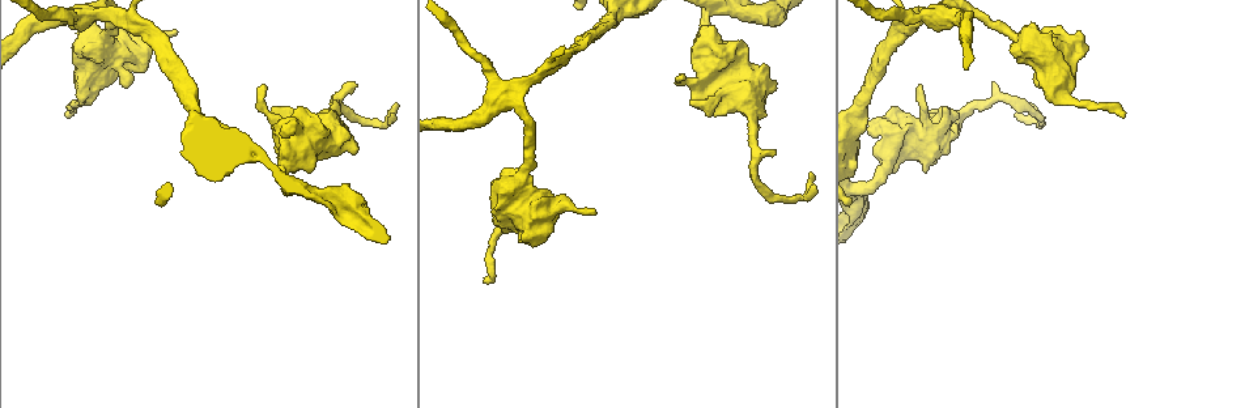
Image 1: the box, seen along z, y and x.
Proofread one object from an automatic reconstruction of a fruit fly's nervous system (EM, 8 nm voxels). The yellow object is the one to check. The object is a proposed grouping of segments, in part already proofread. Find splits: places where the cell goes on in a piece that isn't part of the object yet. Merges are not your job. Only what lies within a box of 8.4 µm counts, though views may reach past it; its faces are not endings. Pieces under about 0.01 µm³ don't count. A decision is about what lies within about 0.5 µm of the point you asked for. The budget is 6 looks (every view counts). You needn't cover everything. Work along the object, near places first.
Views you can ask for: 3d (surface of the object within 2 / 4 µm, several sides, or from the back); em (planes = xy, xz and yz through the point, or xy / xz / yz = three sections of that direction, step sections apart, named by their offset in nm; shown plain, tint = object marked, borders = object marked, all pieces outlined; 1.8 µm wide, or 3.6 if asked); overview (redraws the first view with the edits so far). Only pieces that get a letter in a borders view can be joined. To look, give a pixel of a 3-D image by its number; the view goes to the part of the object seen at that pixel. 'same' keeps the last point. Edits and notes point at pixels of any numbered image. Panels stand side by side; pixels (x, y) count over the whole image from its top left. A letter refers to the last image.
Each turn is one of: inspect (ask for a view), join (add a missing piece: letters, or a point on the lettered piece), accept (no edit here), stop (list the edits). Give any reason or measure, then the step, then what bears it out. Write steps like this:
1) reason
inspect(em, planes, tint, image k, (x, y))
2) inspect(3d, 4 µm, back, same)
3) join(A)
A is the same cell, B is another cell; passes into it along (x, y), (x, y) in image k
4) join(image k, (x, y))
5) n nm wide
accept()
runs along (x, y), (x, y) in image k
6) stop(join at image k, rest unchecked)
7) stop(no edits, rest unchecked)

an open end
inspect(em, planes, tint, image 1, (593, 212))

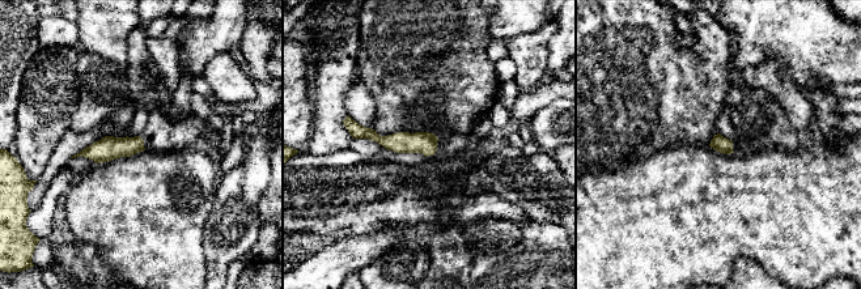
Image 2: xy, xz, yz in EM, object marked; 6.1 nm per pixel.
see the neighbours
inspect(em, planes, borders, same)

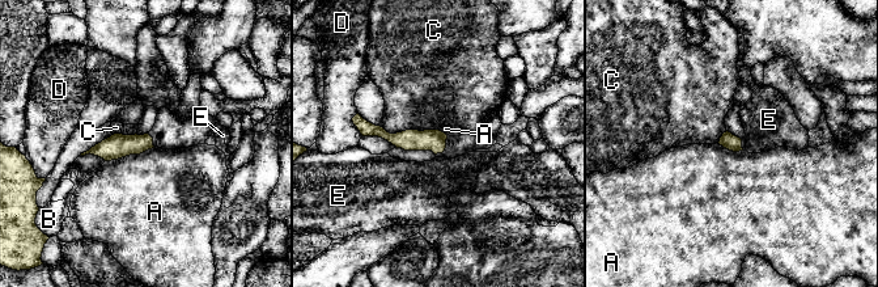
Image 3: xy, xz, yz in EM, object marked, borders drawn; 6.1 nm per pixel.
accept()
A, B, C, D and E are other cells; border along (155, 147), (105, 161) in image 3; none of them fits

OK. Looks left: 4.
inspect(em, 3.6 µm, planes, borders, image 1, (752, 117))

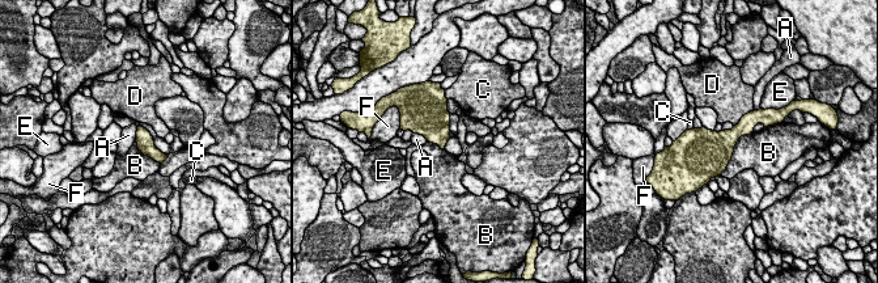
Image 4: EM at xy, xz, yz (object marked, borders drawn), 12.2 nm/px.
B touches over 700 nm
accept()
A, B, C, D, E and F are other cells; no lettered piece goes on from it

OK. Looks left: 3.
sharp bend
inspect(3d, 4 µm, image 1, (385, 122))

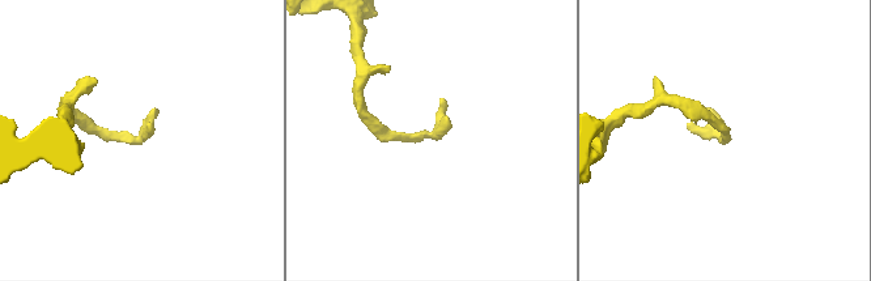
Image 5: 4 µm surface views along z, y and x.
inspect(em, xz, step 8, tint, image 5, (431, 137))

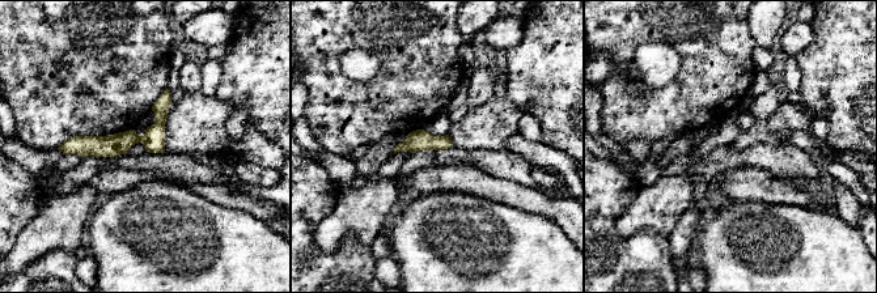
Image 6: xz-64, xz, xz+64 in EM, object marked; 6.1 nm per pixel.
cut it another way
inspect(em, planes, borders, same)

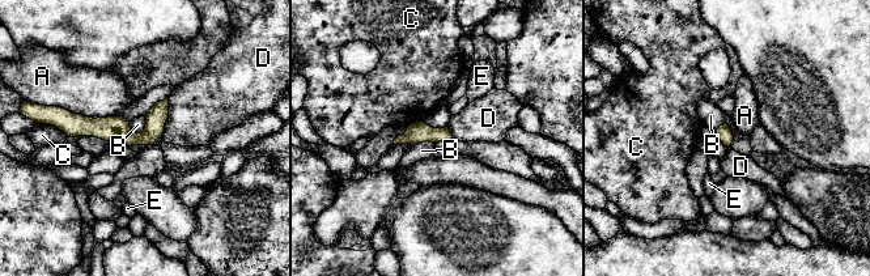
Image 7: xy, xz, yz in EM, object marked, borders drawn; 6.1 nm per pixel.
accept()
A, B, C, D and E are other cells; runs along (165, 103), (143, 136), (67, 124) in image 7; none of them fits

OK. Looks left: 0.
stop(no edits, rest unchecked)

